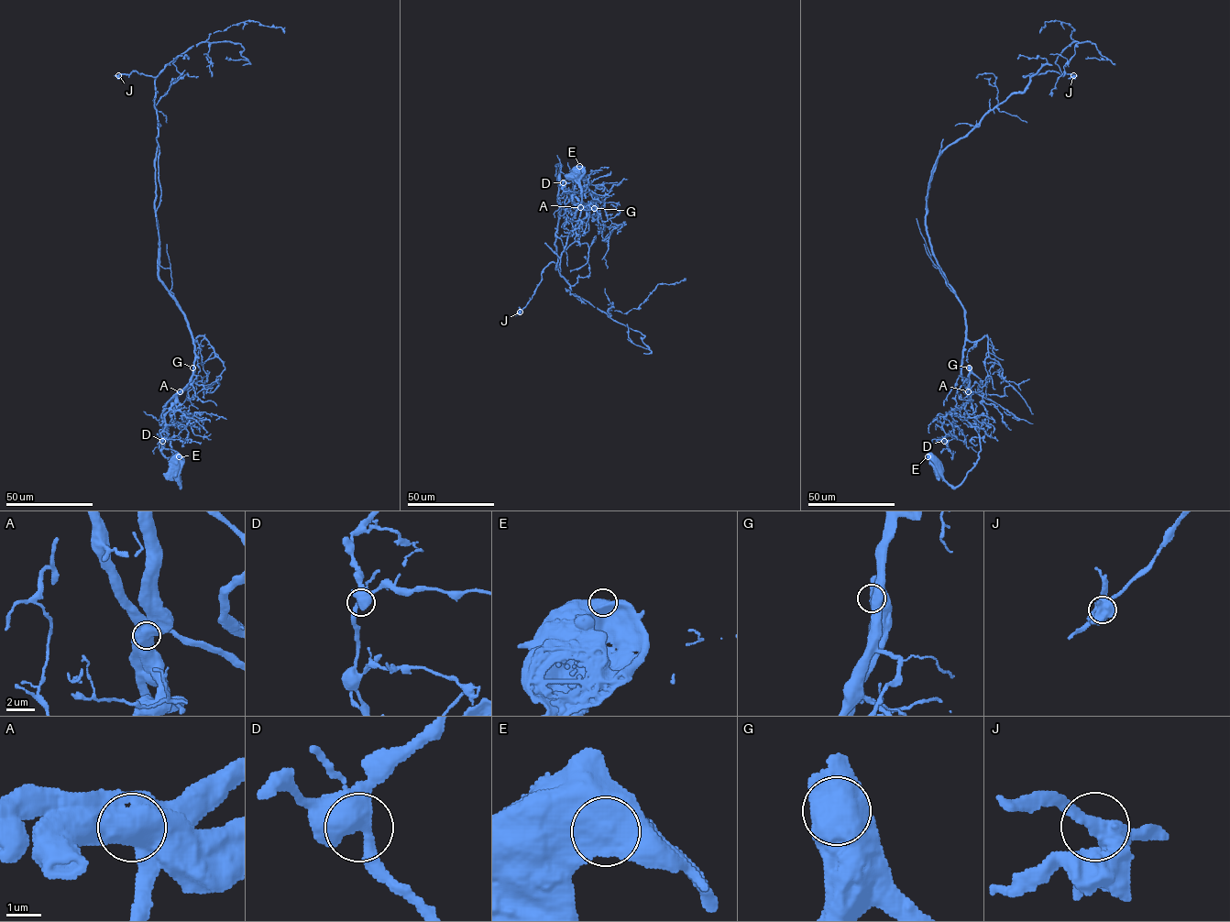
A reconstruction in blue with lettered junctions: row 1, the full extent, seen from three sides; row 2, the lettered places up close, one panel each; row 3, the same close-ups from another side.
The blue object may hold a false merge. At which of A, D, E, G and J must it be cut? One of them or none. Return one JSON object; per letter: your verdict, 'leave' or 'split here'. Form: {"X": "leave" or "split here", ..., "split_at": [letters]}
{"A": "split here", "D": "leave", "E": "leave", "G": "leave", "J": "leave", "split_at": ["A"]}

